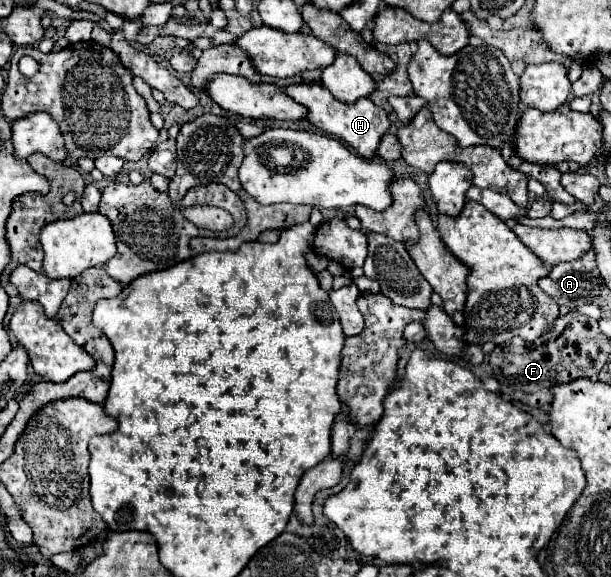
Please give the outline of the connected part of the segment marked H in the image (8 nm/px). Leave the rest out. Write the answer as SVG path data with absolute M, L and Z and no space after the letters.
M322 83L292 85L292 99L308 109L306 119L312 125L316 125L318 129L322 129L328 135L334 135L334 137L346 141L346 145L350 145L350 149L354 149L364 159L372 159L376 155L380 139L390 127L386 111L382 107L374 105L370 99L364 97L364 99L358 99L356 103L348 105L348 103L342 103L342 101L334 99L332 93L326 91L326 87L322 87Z

